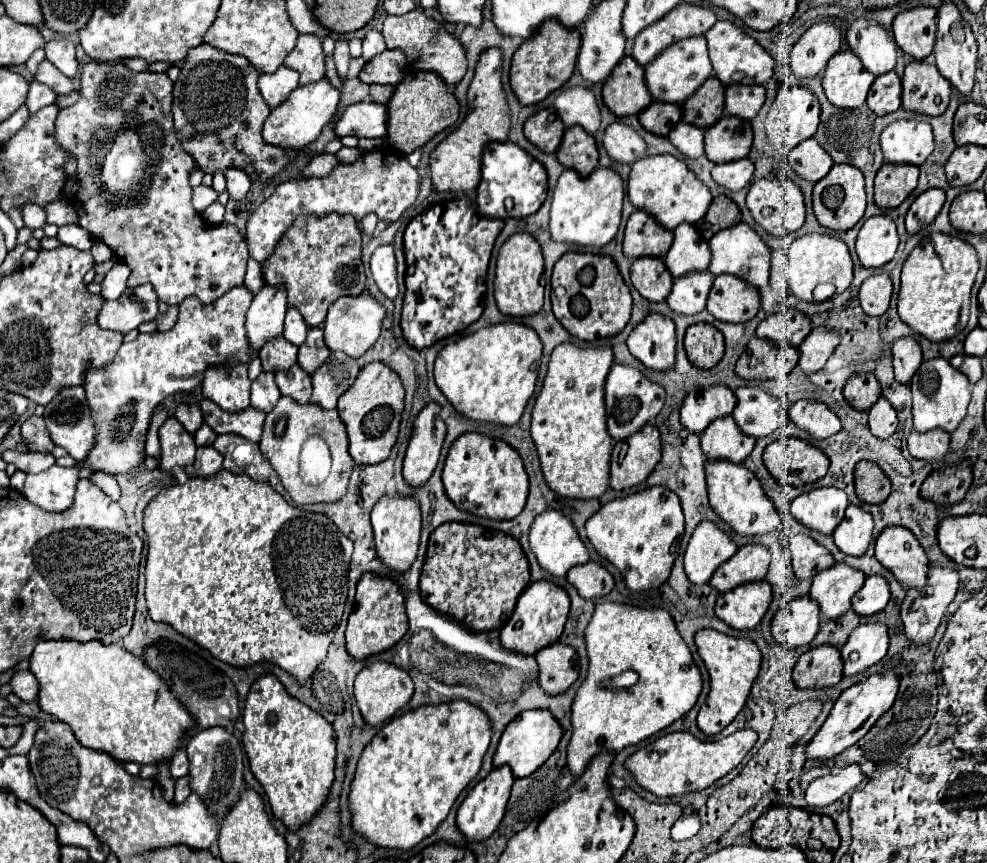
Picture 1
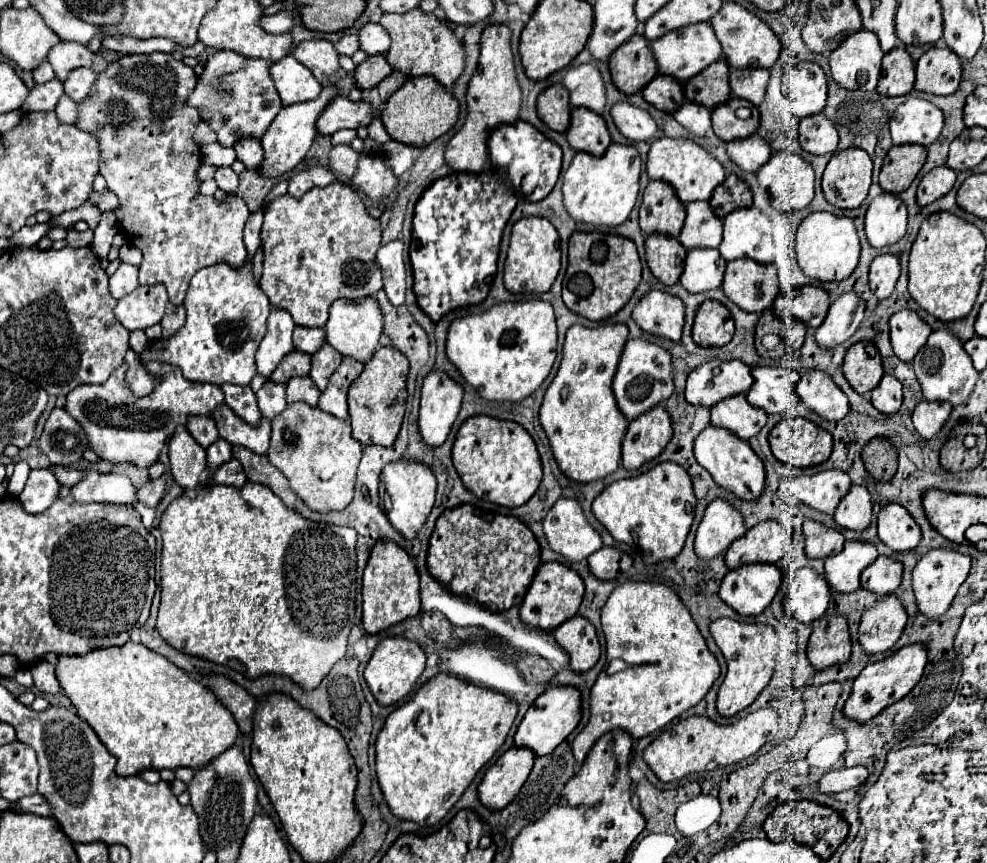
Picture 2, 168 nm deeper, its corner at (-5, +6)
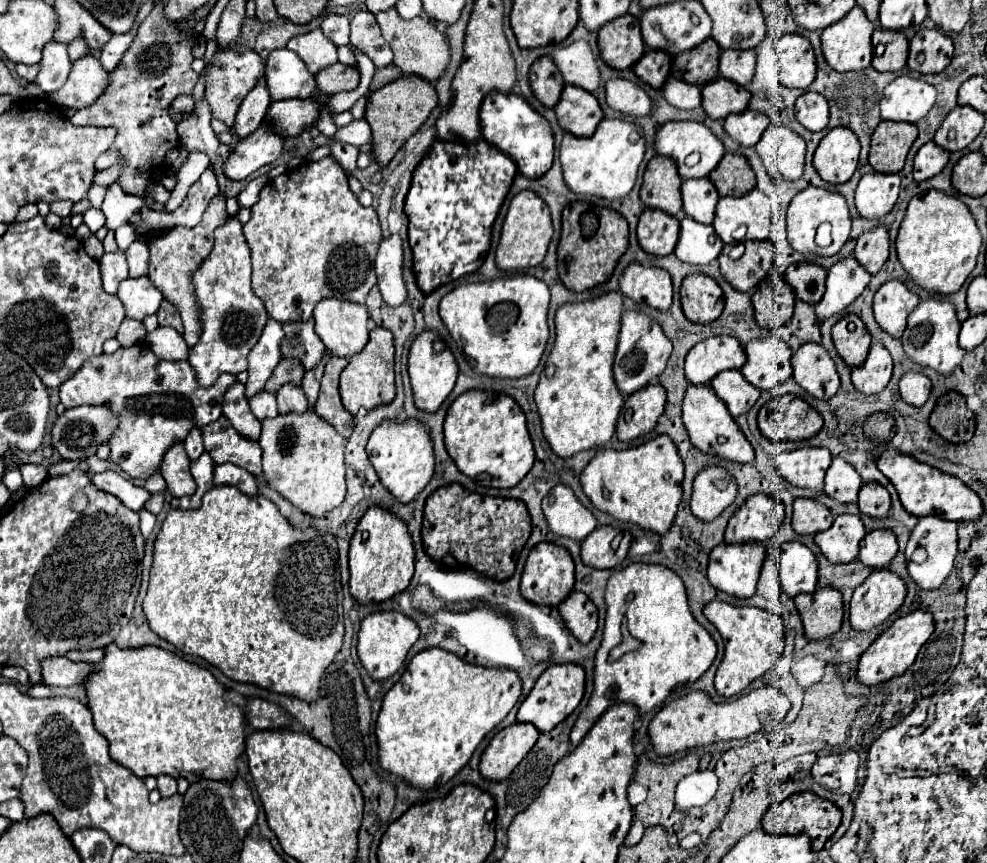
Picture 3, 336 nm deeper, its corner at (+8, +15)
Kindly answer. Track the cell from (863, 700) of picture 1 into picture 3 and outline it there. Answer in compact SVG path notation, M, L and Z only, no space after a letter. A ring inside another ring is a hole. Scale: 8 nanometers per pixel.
M916 611L910 615L904 615L900 619L896 619L858 659L858 671L856 671L856 679L858 683L872 687L878 683L884 683L892 677L898 677L902 673L908 671L908 667L914 663L920 647L928 641L928 637L932 635L934 629L934 619L930 613L926 611Z

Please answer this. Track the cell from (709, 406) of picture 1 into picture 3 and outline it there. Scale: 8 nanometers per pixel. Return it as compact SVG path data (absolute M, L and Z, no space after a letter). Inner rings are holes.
M718 335L688 351L684 373L690 385L708 385L722 371L742 369L744 361L746 357L740 341L728 335Z

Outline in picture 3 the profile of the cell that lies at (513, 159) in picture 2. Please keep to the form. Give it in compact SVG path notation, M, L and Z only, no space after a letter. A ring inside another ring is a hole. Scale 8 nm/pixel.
M488 93L484 97L484 105L480 109L480 129L482 139L506 153L518 167L518 173L526 179L542 177L554 159L554 137L548 121L540 117L532 107L524 101L524 97L516 97L514 93Z

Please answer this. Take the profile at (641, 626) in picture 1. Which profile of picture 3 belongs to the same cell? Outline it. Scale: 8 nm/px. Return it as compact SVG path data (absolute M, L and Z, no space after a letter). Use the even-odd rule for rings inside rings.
M632 563L612 573L606 585L604 601L606 625L602 645L594 657L594 691L570 731L572 747L582 741L582 737L608 707L630 703L640 715L644 715L654 707L660 707L676 687L694 683L716 657L716 643L710 633L692 617L684 583L674 571L662 565ZM624 625L634 639L642 641L642 647L622 655L618 661L608 661L606 657L610 649L622 639Z

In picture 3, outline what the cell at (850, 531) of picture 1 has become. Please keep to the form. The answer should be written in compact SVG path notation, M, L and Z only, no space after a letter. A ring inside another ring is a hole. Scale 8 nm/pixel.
M836 457L826 473L826 487L824 487L826 495L838 503L856 503L860 487L862 479L852 469L852 465Z

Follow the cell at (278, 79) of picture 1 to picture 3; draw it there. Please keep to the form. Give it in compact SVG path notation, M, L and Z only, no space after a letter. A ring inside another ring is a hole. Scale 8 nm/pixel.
M276 49L268 55L266 59L266 85L270 91L270 101L284 101L284 99L306 99L314 93L316 89L316 79L314 75L308 73L304 61L292 53L290 49Z

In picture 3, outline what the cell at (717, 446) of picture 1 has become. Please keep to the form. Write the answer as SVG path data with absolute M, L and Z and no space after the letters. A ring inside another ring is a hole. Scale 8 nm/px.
M736 369L728 373L718 373L710 387L720 397L720 401L724 401L732 417L748 413L760 397L760 389L752 389L752 385L748 385L748 381L744 381L742 373Z

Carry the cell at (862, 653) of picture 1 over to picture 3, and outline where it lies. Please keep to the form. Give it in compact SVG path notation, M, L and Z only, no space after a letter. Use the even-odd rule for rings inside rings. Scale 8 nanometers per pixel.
M872 571L872 575L854 591L850 601L850 625L856 631L868 631L882 625L904 603L906 585L892 571Z

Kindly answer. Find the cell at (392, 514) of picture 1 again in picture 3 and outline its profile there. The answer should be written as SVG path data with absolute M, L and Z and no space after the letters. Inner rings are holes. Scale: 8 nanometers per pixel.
M408 419L406 423L396 423L396 421L384 421L372 437L368 439L366 445L368 459L372 461L374 471L378 473L380 483L386 487L386 491L398 501L398 503L410 503L416 499L416 495L428 485L434 473L434 453L432 453L432 443L428 429L418 423Z

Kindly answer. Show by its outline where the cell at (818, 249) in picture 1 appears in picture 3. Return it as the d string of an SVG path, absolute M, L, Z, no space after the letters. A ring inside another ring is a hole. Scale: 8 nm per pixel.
M808 187L804 191L800 191L792 201L790 201L790 207L788 207L788 241L792 245L794 251L802 253L802 255L824 255L824 257L832 257L836 255L842 245L848 241L848 235L850 235L850 213L848 213L848 205L844 201L842 195L838 193L828 193L824 189L818 189L818 187ZM822 223L830 223L832 225L832 245L822 249L814 243L814 235L816 235L816 229L818 225Z

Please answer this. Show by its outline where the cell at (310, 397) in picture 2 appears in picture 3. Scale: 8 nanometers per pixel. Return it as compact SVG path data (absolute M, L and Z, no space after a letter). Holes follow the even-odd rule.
M292 383L292 385L282 385L276 391L276 399L278 399L278 411L280 413L288 413L288 411L296 411L296 413L304 413L308 409L308 401L306 395L302 391L300 385Z

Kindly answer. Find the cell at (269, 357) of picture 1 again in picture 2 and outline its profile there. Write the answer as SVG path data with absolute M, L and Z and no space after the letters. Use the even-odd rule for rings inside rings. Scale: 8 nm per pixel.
M295 350L289 354L289 358L285 358L277 370L273 372L271 380L273 382L281 382L281 384L287 384L289 378L295 378L295 376L309 376L309 370L311 370L311 356Z

